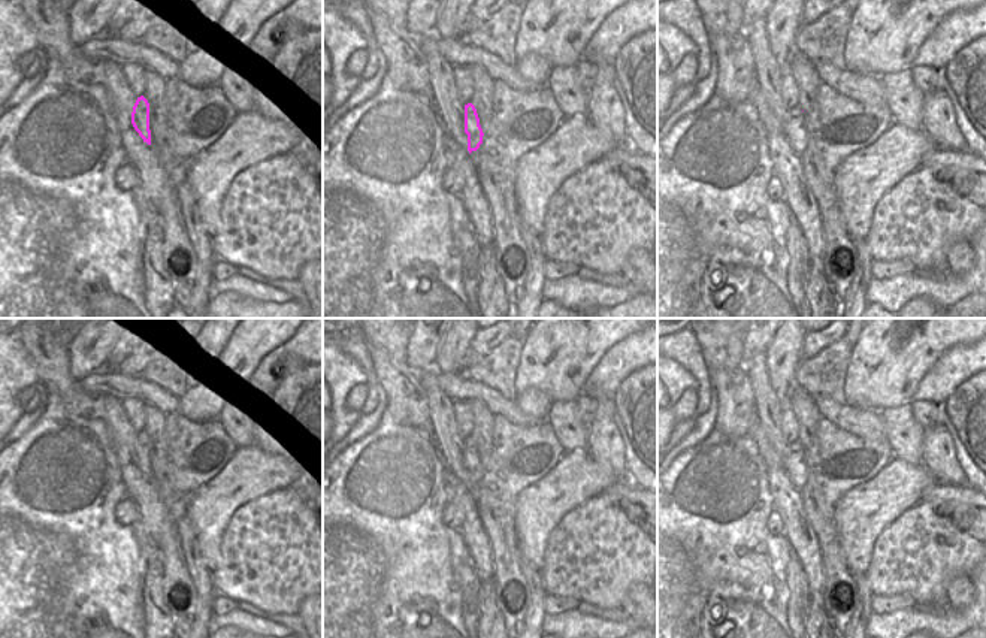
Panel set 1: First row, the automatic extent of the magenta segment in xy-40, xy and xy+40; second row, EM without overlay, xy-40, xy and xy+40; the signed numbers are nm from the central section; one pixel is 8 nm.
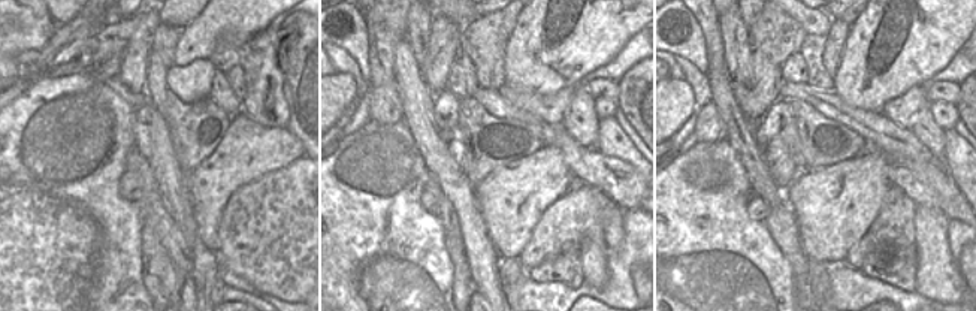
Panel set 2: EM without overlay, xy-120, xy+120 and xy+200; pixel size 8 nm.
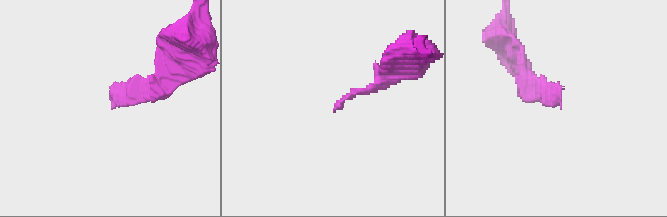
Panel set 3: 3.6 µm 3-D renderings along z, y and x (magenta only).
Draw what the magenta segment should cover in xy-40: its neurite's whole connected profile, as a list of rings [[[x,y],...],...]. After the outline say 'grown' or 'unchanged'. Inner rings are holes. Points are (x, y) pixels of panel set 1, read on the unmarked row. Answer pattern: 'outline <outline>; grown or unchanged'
outline [[[140,430],[137,432],[133,447],[131,447],[131,459],[139,471],[151,480],[151,465],[149,465],[149,438],[148,435]]]; unchanged

